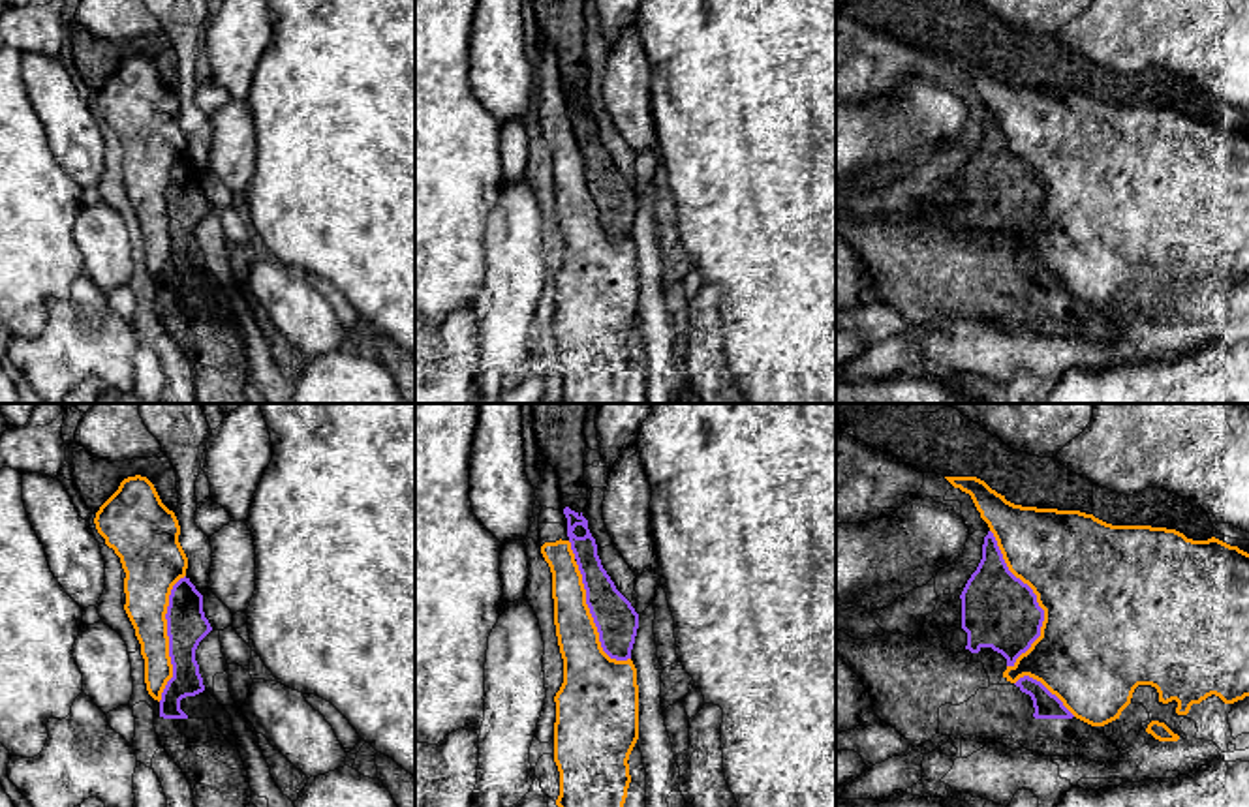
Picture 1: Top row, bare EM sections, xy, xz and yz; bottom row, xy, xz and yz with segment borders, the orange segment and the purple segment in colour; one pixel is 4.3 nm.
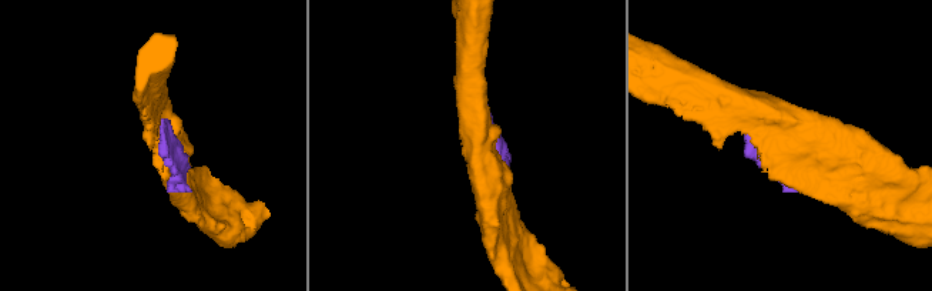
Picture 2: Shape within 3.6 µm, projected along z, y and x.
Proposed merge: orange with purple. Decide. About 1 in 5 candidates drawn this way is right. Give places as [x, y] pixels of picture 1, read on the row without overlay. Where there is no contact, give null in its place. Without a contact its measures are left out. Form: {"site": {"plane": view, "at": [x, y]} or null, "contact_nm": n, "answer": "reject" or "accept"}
{"site": {"plane": "yz", "at": [1037, 177]}, "contact_nm": 600, "answer": "reject"}

